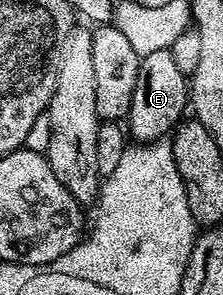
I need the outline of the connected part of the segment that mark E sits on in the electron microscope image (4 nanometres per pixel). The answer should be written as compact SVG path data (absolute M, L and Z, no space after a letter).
M163 48L154 50L154 54L146 54L140 61L138 82L134 86L134 98L126 117L131 139L136 142L163 141L181 123L189 104L190 80L182 70L178 70L172 51Z

